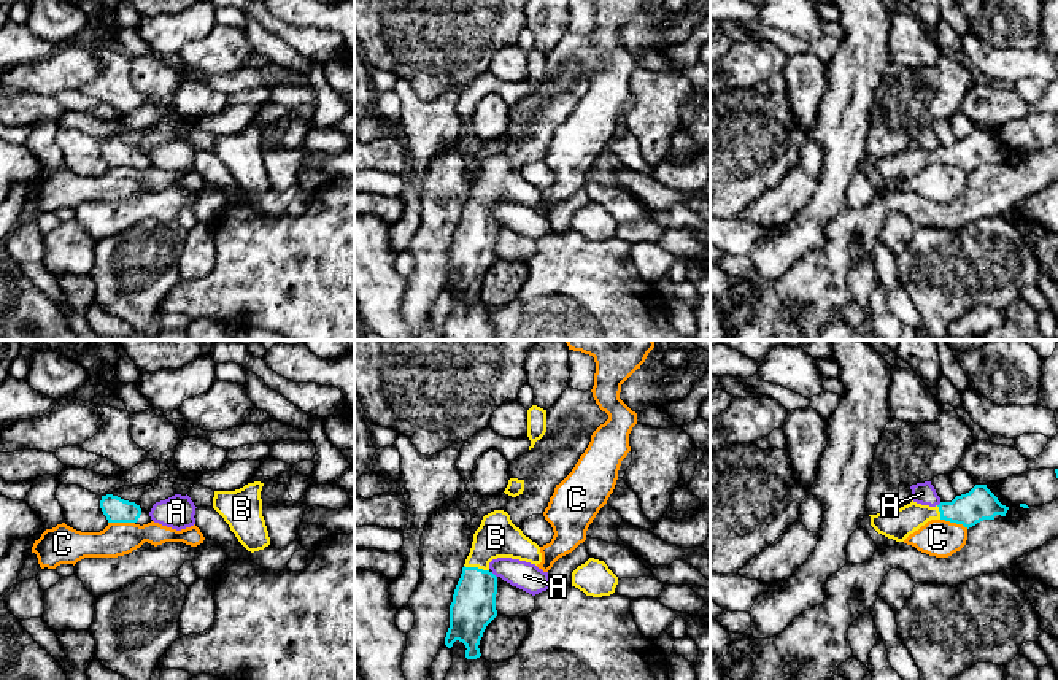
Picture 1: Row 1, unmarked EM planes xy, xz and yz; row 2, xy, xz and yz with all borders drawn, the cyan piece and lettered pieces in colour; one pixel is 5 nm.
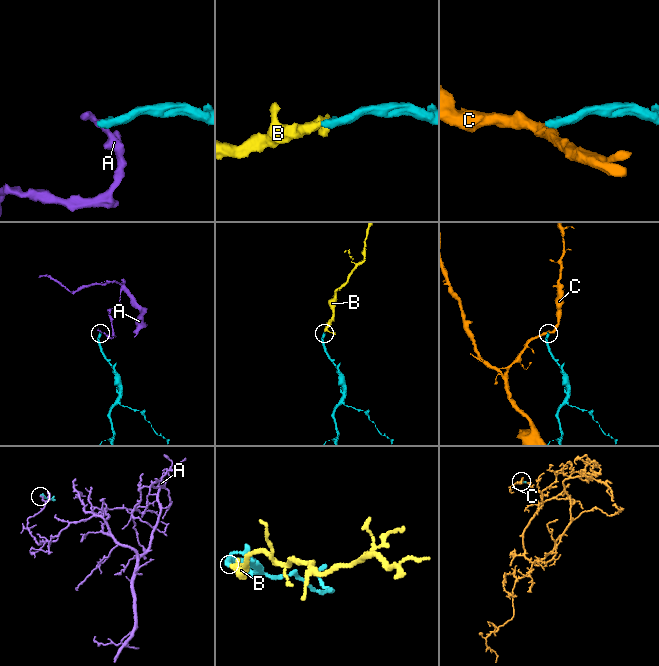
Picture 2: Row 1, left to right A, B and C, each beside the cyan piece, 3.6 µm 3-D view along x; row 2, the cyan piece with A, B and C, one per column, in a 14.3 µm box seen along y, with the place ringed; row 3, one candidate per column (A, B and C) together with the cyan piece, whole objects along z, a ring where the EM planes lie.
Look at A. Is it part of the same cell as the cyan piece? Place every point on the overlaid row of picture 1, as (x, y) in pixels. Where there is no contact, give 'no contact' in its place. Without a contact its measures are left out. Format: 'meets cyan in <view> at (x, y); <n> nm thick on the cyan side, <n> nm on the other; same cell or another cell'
meets cyan in xz at (494, 575); 220 nm thick on the cyan side, 140 nm on the other; another cell

